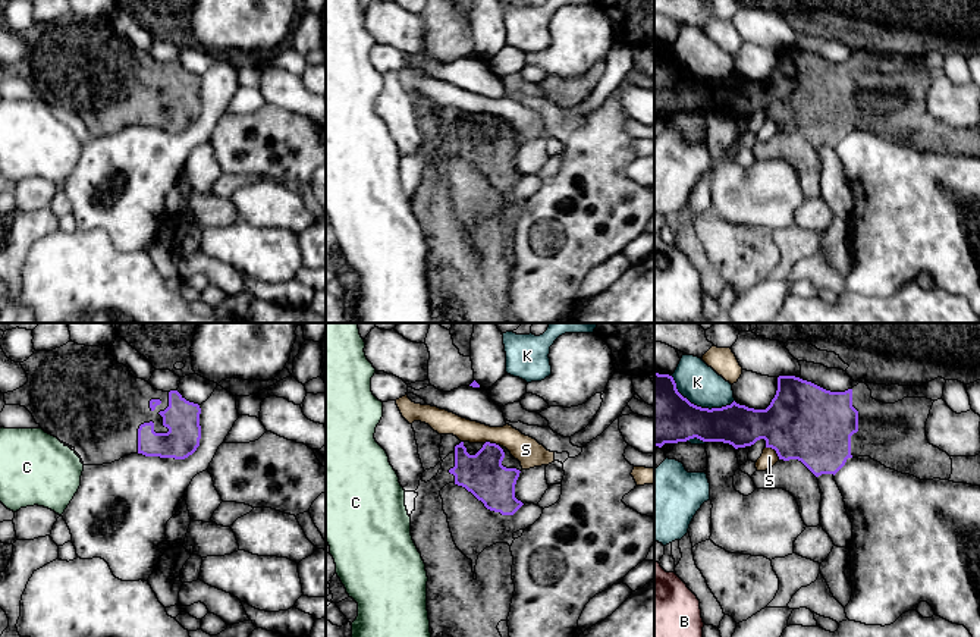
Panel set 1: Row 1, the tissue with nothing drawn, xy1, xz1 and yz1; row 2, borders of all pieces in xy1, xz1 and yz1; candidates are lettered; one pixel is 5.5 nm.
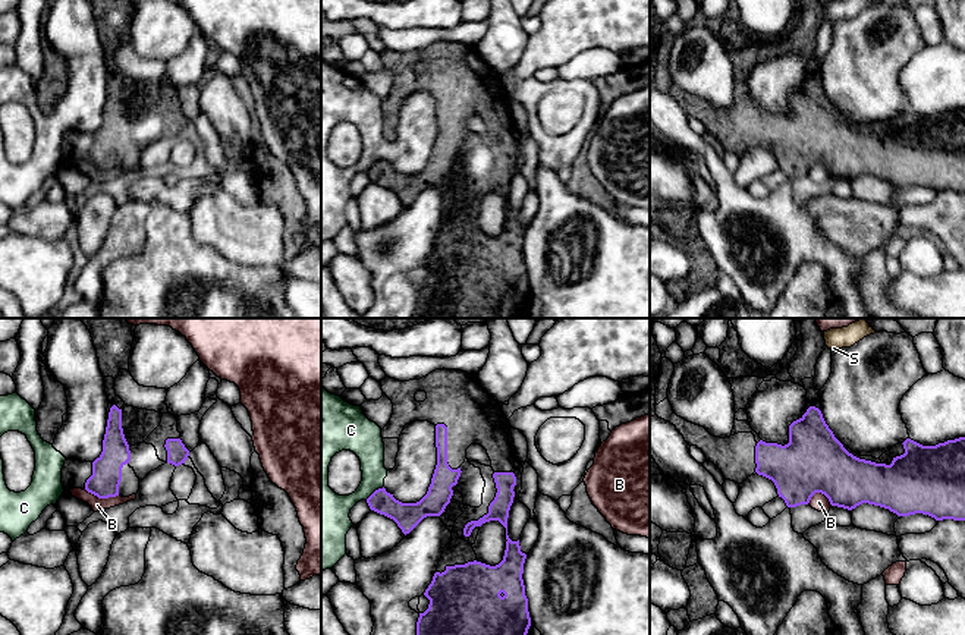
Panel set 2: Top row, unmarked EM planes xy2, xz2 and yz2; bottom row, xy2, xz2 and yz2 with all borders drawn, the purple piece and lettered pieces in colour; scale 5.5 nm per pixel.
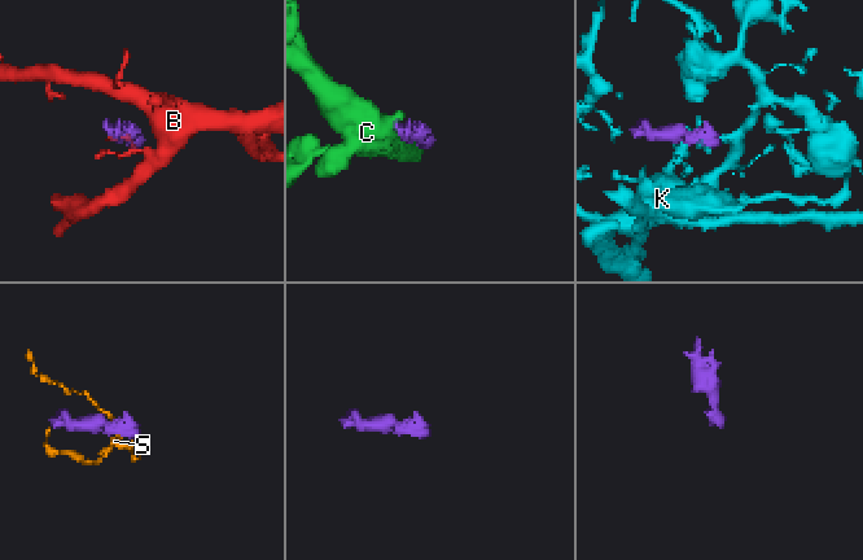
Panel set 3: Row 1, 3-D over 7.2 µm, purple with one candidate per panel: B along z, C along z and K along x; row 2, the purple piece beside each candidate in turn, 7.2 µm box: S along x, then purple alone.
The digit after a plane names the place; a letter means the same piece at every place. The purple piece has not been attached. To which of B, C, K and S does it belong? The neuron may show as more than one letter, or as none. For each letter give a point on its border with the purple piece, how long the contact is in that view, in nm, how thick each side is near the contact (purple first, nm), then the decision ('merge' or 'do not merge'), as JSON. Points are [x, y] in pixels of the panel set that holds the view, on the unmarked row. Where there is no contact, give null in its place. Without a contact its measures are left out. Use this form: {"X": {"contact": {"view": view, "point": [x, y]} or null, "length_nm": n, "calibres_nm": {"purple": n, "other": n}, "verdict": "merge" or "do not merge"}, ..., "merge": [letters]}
{"B": {"contact": {"view": "xy2", "point": [101, 169]}, "length_nm": 190, "calibres_nm": {"purple": 160, "other": 70}, "verdict": "do not merge"}, "C": {"contact": {"view": "xz2", "point": [376, 162]}, "length_nm": 130, "calibres_nm": {"purple": 140, "other": 170}, "verdict": "do not merge"}, "K": {"contact": {"view": "yz1", "point": [699, 78]}, "length_nm": 380, "calibres_nm": {"purple": 360, "other": 220}, "verdict": "do not merge"}, "S": {"contact": {"view": "yz1", "point": [775, 121]}, "length_nm": 100, "calibres_nm": {"purple": 420, "other": 90}, "verdict": "do not merge"}, "merge": []}

